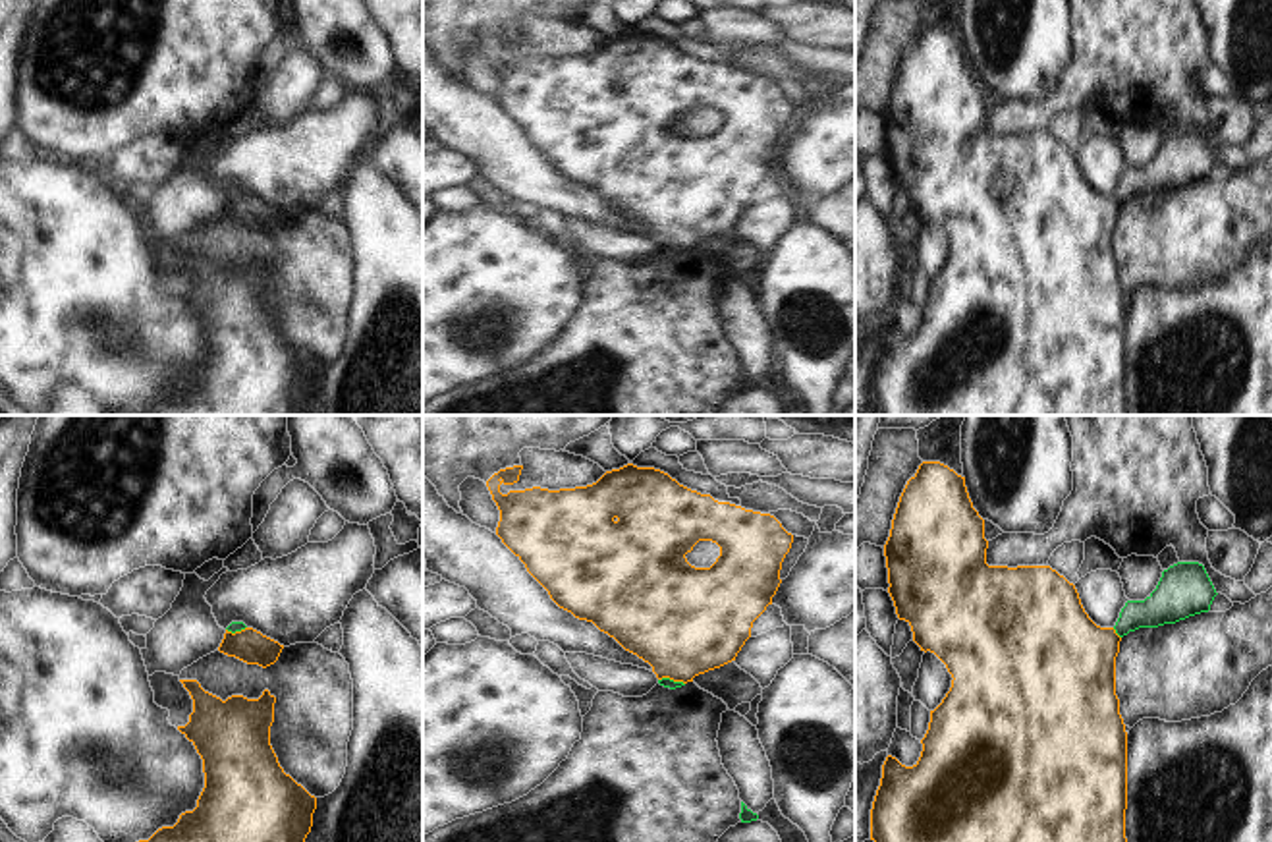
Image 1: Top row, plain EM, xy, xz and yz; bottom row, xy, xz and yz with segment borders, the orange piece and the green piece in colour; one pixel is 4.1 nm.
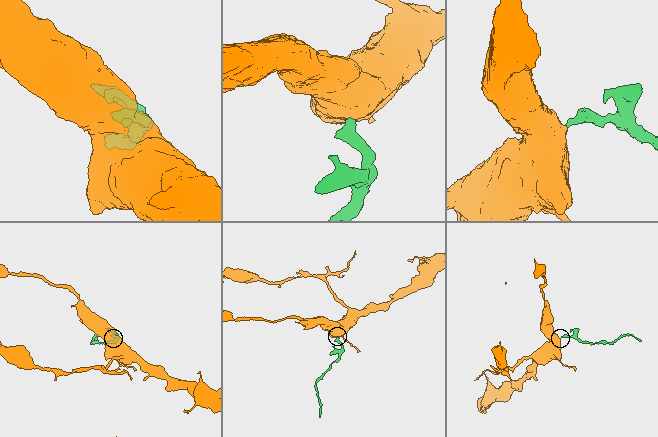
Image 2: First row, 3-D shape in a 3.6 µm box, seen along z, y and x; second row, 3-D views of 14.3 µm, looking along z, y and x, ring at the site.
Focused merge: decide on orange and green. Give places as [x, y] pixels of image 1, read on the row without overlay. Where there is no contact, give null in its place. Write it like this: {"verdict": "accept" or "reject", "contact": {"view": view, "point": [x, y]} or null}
{"verdict": "reject", "contact": {"view": "yz", "point": [1116, 201]}}

